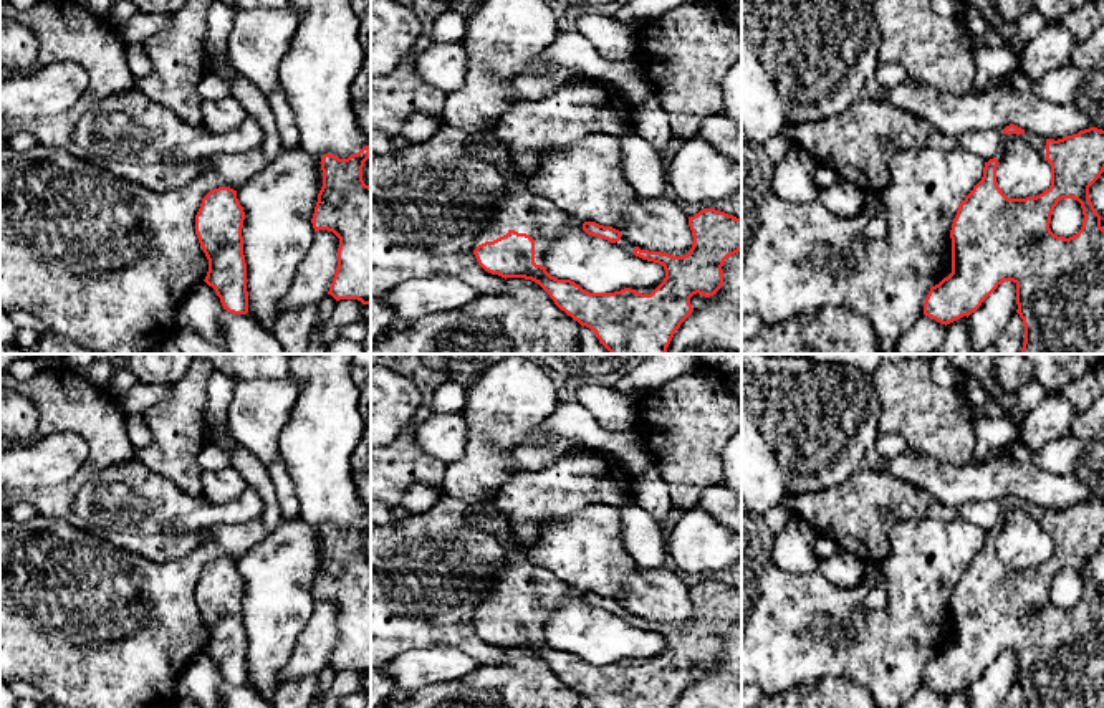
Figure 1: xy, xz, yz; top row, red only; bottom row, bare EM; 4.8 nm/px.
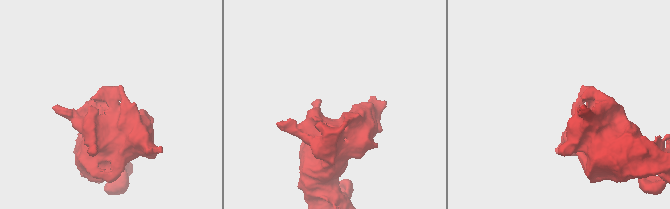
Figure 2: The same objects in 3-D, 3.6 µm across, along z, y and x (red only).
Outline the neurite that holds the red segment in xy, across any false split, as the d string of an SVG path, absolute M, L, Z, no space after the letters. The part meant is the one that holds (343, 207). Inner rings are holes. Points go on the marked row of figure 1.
M371 147L348 159L324 154L323 187L311 218L314 232L328 230L339 238L338 268L328 294L336 301L358 299L371 304L371 187L362 180Z

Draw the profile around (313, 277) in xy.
M314 232L306 256L296 266L290 288L280 299L280 314L290 309L319 306L338 268L338 248L339 238L333 232Z

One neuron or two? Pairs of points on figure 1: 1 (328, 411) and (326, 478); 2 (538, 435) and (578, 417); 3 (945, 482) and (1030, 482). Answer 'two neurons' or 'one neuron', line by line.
1: one neuron
2: one neuron
3: one neuron

